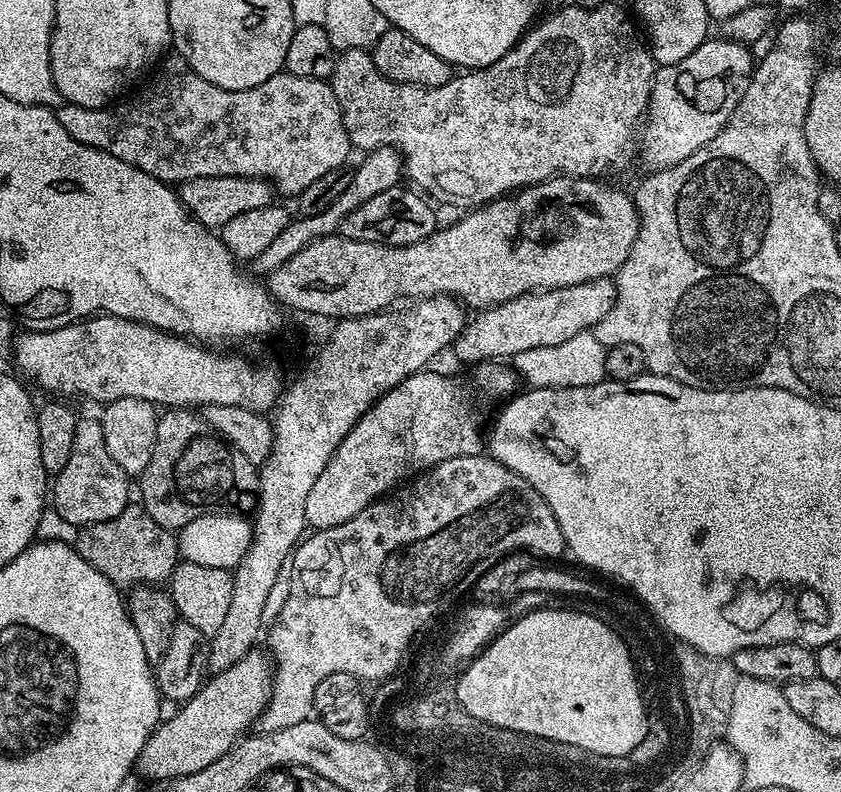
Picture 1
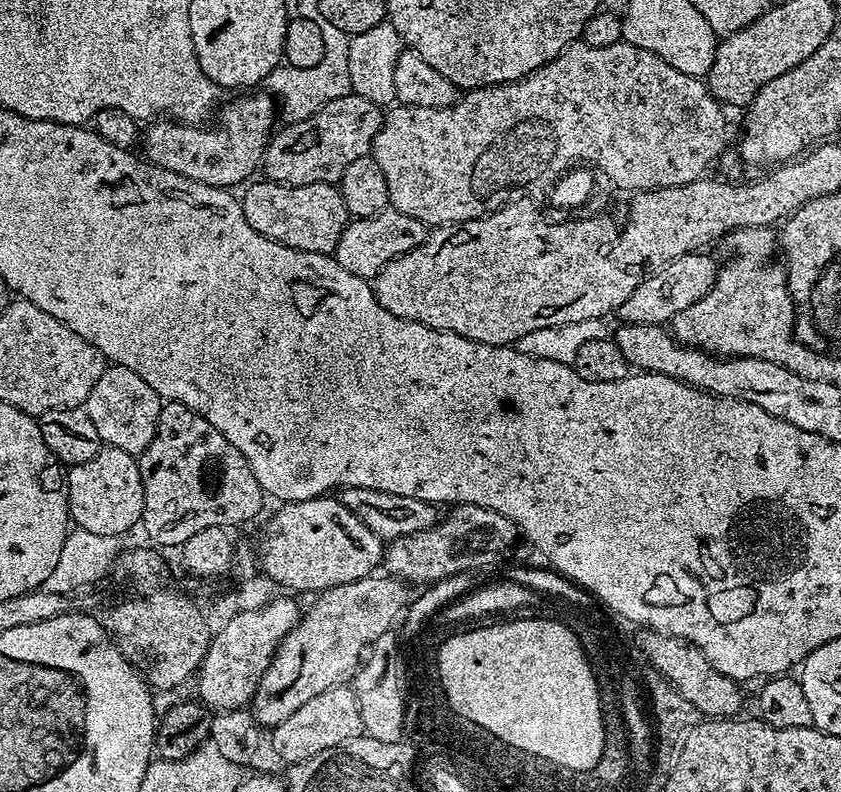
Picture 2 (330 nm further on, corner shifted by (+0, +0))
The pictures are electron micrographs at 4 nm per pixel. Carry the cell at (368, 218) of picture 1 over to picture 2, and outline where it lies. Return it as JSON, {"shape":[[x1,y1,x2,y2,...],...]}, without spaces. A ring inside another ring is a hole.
{"shape":[[389,206,373,216,349,219,347,226,342,230,342,236,338,238,334,259,338,266,342,266,342,270,350,270,350,274,375,278,382,266,386,266,386,262,414,250,428,234,429,229,422,222,418,222,418,218,410,218,410,214,402,214]]}

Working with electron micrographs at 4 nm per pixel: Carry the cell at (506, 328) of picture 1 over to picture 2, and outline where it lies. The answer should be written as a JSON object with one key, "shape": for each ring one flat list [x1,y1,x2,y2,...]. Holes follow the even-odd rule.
{"shape":[[704,250,691,252,682,258,674,258,674,262,670,262,653,276,645,276,644,281,638,286,638,290,634,290,634,294,630,294,630,298,626,298,626,302,622,302,622,306,618,306,615,315,618,317,619,323,664,326,678,314,682,314,682,310,694,306,694,302,703,298,716,284,718,260,707,256,708,254]]}

